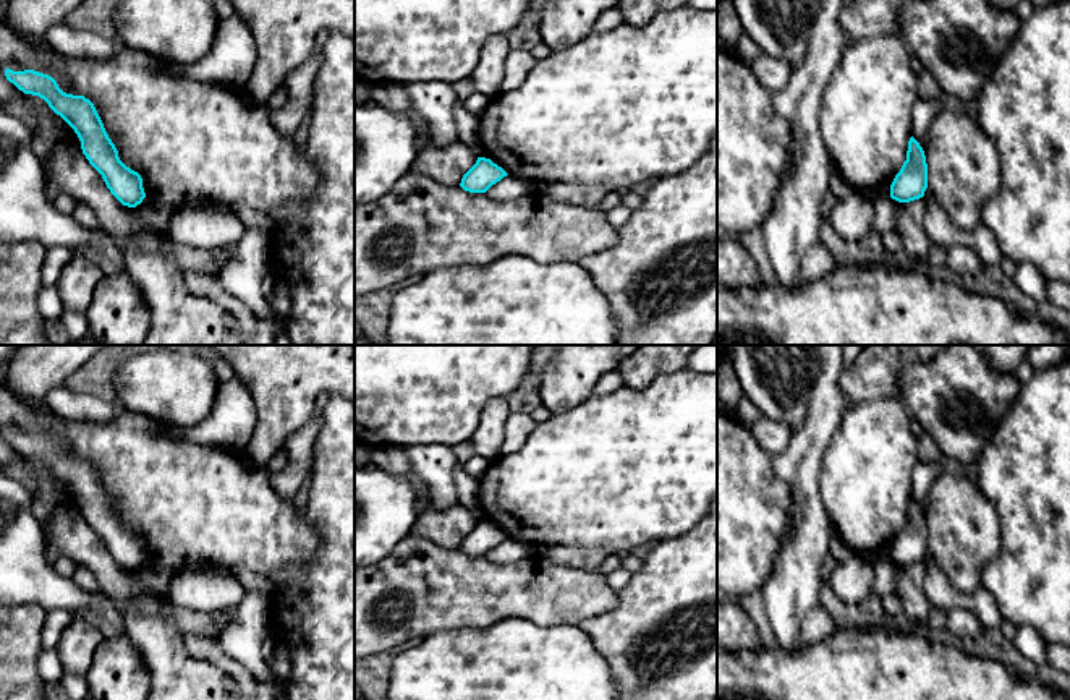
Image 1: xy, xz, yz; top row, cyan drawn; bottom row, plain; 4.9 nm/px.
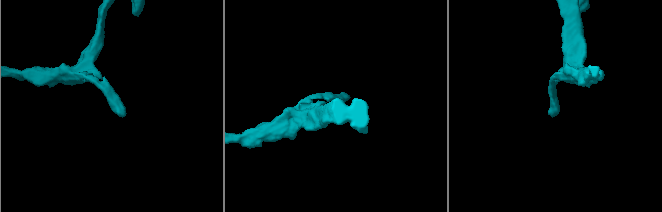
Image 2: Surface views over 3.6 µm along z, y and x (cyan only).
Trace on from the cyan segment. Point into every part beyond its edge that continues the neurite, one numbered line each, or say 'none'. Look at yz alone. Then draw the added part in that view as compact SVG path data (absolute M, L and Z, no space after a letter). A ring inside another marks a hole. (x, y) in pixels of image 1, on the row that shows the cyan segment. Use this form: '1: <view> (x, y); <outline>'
none

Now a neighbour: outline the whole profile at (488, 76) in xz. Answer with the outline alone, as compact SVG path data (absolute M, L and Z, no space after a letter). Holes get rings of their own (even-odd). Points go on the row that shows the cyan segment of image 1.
M490 36L484 42L479 63L469 76L478 92L487 97L494 97L502 92L505 62L510 52L512 47L507 36Z

